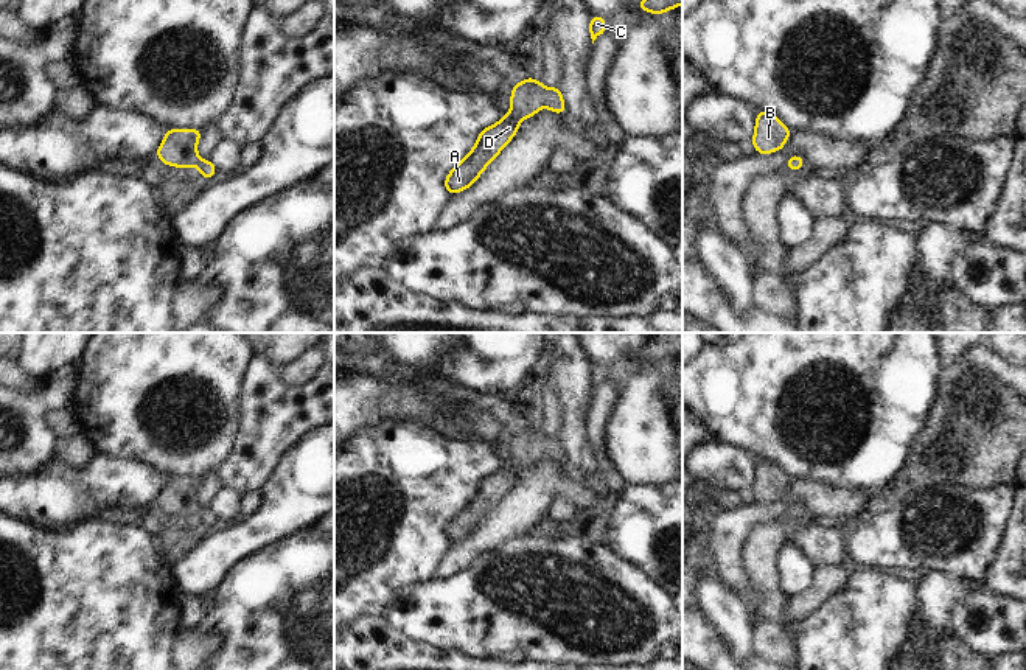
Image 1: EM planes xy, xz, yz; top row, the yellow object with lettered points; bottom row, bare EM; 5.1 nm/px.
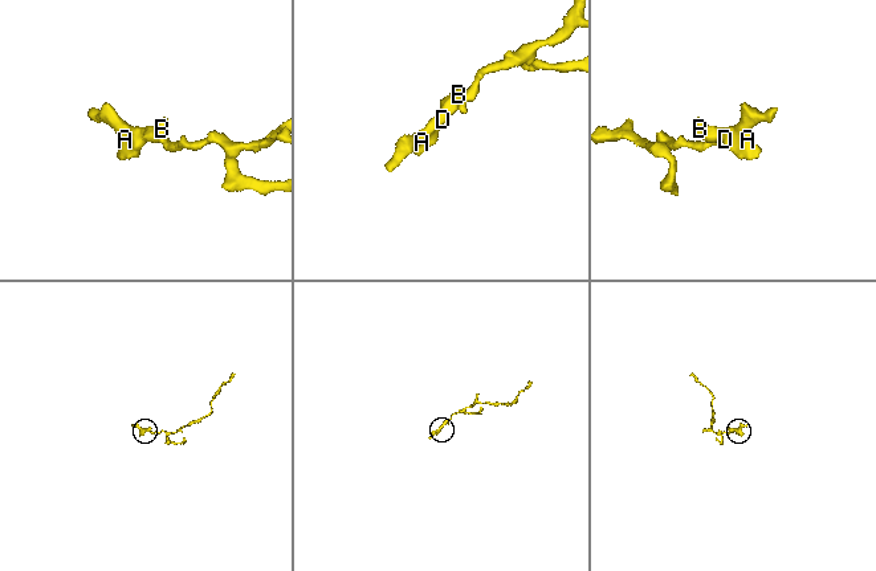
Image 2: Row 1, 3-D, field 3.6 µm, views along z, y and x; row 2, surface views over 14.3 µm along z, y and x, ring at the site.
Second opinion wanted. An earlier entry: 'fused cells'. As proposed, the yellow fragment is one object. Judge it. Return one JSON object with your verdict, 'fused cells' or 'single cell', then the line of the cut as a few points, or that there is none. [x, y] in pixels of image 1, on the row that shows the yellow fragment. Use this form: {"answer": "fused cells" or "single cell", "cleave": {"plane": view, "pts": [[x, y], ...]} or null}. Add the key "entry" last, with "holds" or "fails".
{"answer": "single cell", "cleave": null, "entry": "fails"}

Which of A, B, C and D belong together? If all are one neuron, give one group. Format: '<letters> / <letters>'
A B C D

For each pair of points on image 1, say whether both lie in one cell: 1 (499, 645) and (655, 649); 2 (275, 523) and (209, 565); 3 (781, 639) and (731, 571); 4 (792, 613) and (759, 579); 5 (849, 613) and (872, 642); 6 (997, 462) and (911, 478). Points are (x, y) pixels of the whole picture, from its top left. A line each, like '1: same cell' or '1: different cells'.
1: same cell
2: same cell
3: different cells
4: different cells
5: same cell
6: same cell

